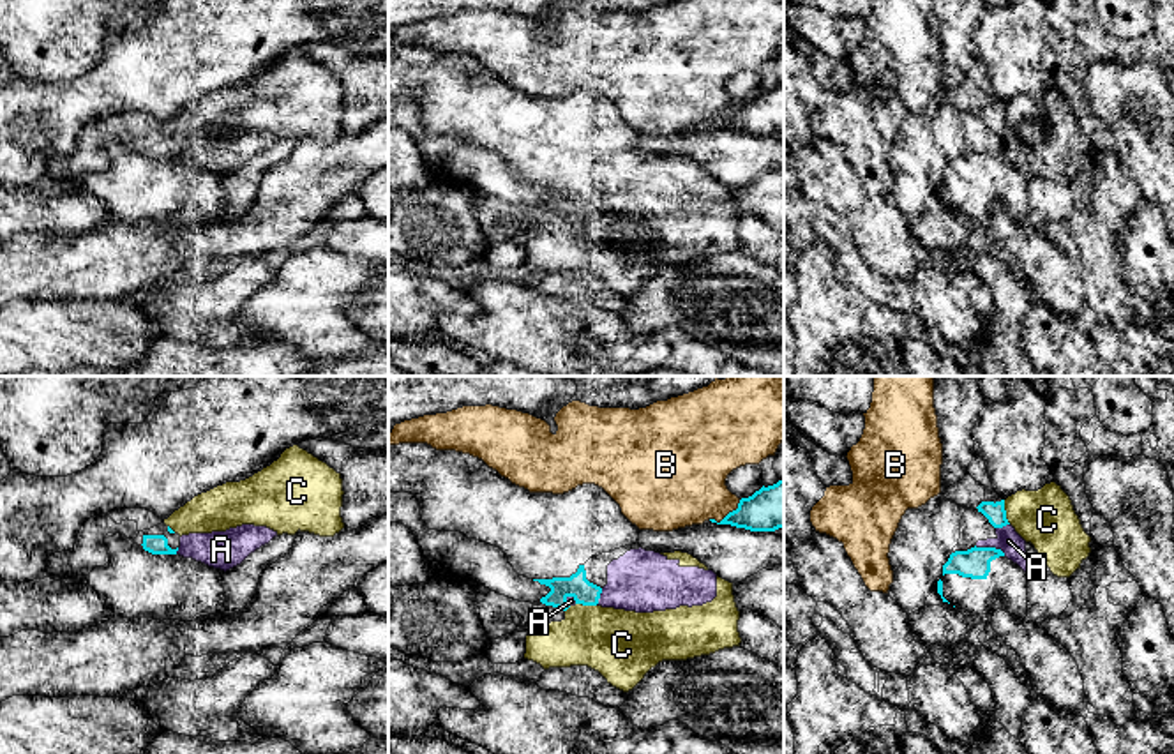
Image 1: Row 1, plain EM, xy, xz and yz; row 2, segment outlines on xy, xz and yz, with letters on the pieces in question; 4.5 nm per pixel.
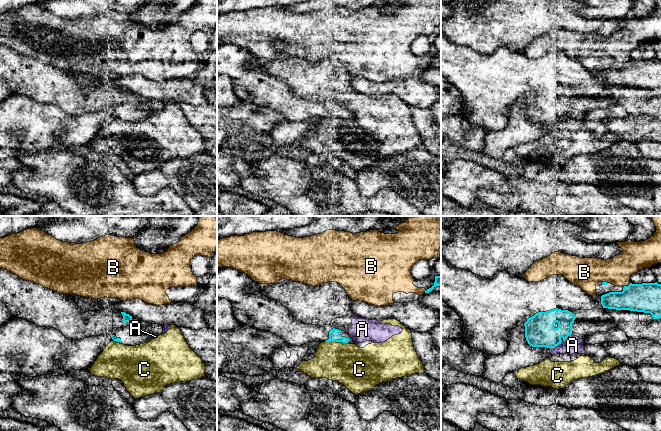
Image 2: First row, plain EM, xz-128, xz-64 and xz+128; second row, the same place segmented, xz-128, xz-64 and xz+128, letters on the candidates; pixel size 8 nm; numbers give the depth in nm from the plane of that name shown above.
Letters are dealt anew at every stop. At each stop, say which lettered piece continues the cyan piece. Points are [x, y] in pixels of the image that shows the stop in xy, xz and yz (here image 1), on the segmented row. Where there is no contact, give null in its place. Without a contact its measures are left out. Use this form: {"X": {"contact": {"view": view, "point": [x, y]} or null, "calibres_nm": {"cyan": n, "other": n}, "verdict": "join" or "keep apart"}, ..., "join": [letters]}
{"A": {"contact": {"view": "yz", "point": [991, 548]}, "calibres_nm": {"cyan": 140, "other": 110}, "verdict": "keep apart"}, "B": {"contact": {"view": "xz", "point": [728, 514]}, "calibres_nm": {"cyan": 200, "other": 380}, "verdict": "keep apart"}, "C": {"contact": {"view": "yz", "point": [1005, 512]}, "calibres_nm": {"cyan": 90, "other": 260}, "verdict": "keep apart"}, "join": []}

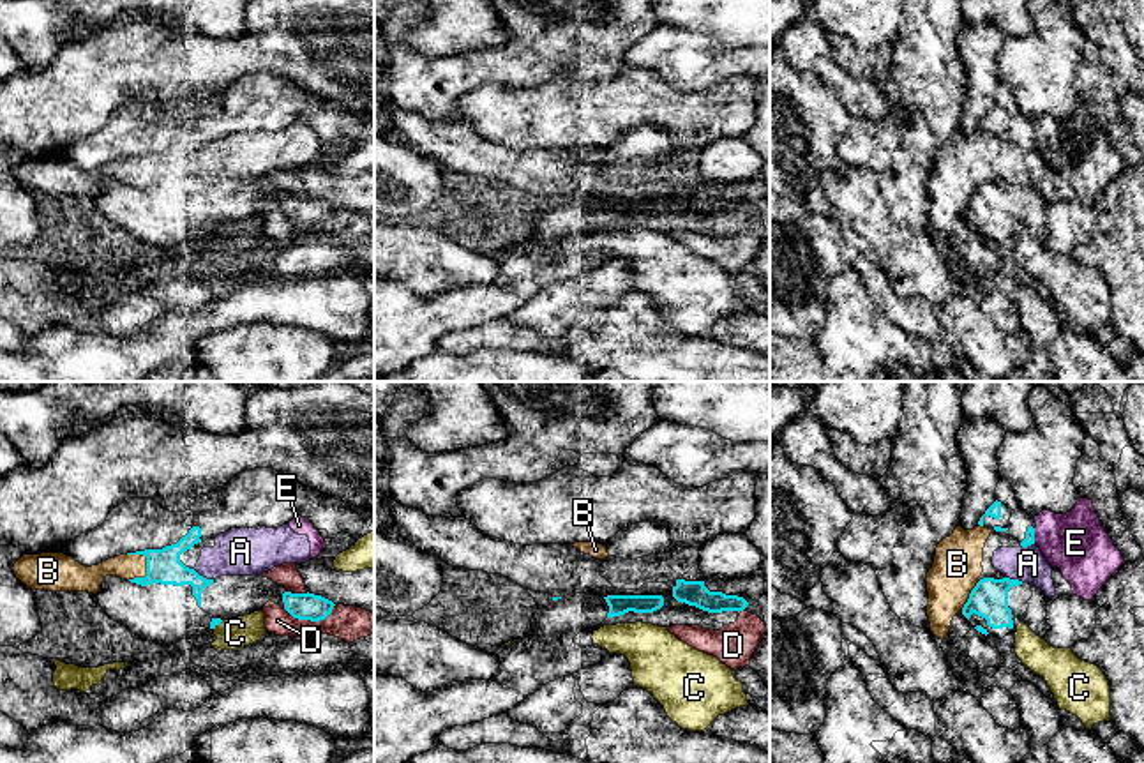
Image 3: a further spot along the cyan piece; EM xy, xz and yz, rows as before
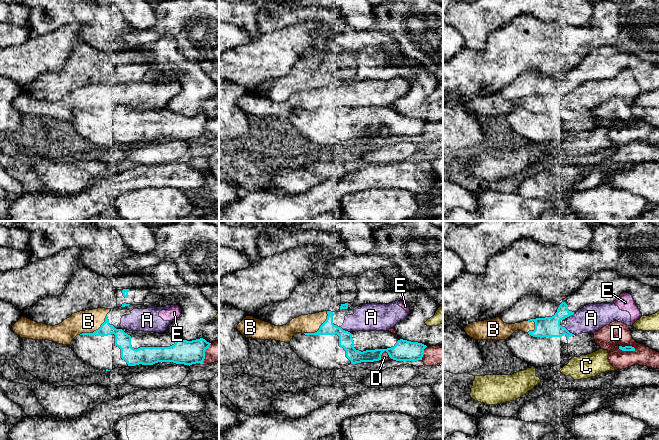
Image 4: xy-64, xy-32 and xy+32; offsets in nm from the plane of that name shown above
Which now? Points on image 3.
{"A": {"contact": {"view": "xy", "point": [202, 576]}, "calibres_nm": {"cyan": 160, "other": 220}, "verdict": "keep apart"}, "B": {"contact": {"view": "xy", "point": [147, 574]}, "calibres_nm": {"cyan": 160, "other": 110}, "verdict": "keep apart"}, "C": {"contact": {"view": "xy", "point": [218, 624]}, "calibres_nm": {"cyan": 40, "other": 140}, "verdict": "keep apart"}, "D": {"contact": {"view": "xy", "point": [309, 619]}, "calibres_nm": {"cyan": 130, "other": 160}, "verdict": "keep apart"}, "E": {"contact": {"view": "yz", "point": [1033, 536]}, "calibres_nm": {"cyan": 50, "other": 280}, "verdict": "keep apart"}, "join": []}

